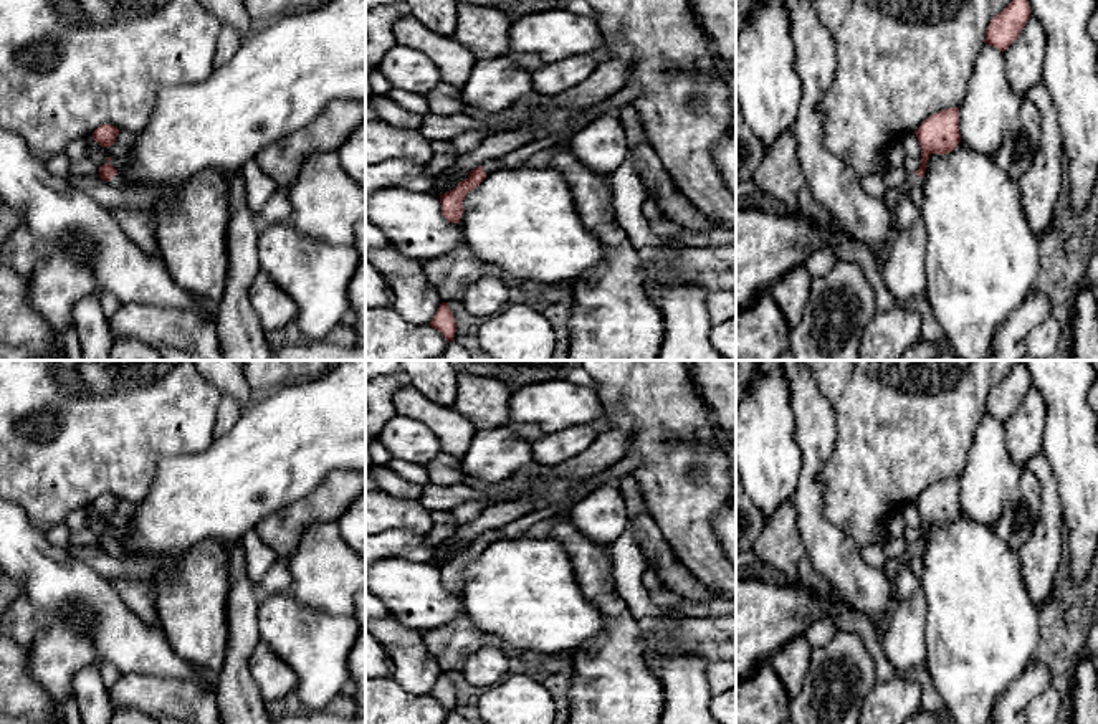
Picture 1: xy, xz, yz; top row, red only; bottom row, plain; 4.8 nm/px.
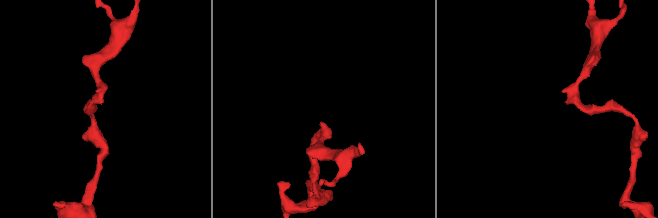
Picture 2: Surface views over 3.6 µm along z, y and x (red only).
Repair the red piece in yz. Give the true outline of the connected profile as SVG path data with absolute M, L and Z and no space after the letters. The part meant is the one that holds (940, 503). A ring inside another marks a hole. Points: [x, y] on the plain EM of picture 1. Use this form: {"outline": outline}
{"outline": "M949 478L929 486L923 494L914 501L918 512L921 516L921 536L914 544L908 544L905 554L898 559L888 559L883 565L883 575L890 582L891 598L886 607L886 615L883 622L875 628L876 635L885 635L891 617L898 607L898 595L895 588L895 579L901 567L909 565L916 557L923 557L926 534L931 524L949 524L961 512L959 504L959 478Z"}

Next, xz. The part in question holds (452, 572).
{"outline": "M488 529L480 537L473 539L470 545L460 552L453 560L440 565L442 585L450 593L460 593L465 582L463 570L468 562L476 559L489 544L498 541L498 529Z"}

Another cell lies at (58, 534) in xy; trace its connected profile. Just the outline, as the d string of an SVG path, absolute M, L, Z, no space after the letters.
M64 522L61 524L55 524L48 529L46 537L51 544L55 544L56 547L63 547L63 549L69 549L71 541L69 541L71 532L68 531L68 527L64 526Z

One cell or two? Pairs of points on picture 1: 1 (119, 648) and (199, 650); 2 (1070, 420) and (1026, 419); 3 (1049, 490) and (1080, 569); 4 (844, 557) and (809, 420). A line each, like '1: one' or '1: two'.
1: two
2: two
3: two
4: one

